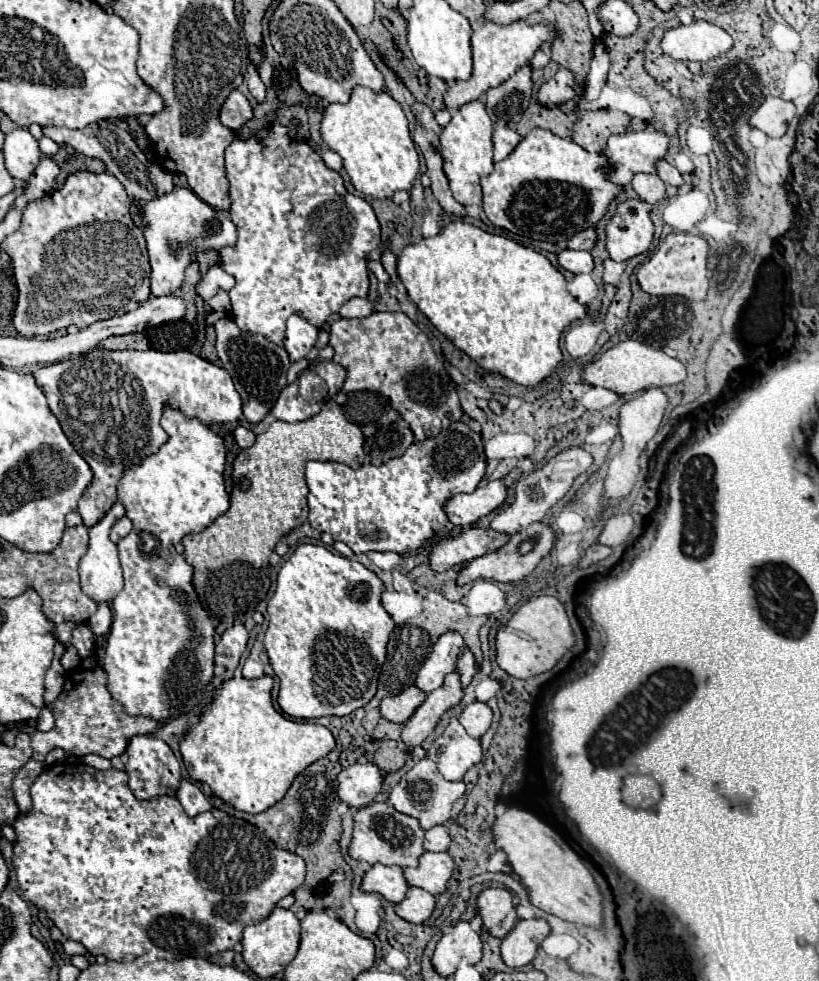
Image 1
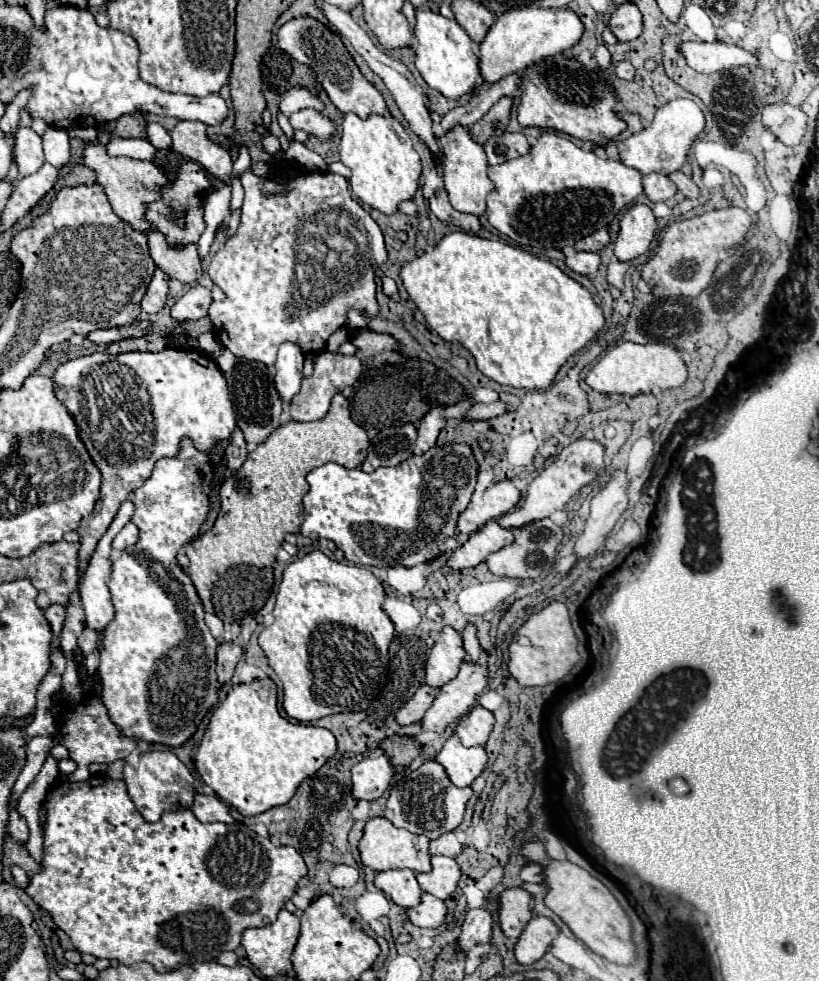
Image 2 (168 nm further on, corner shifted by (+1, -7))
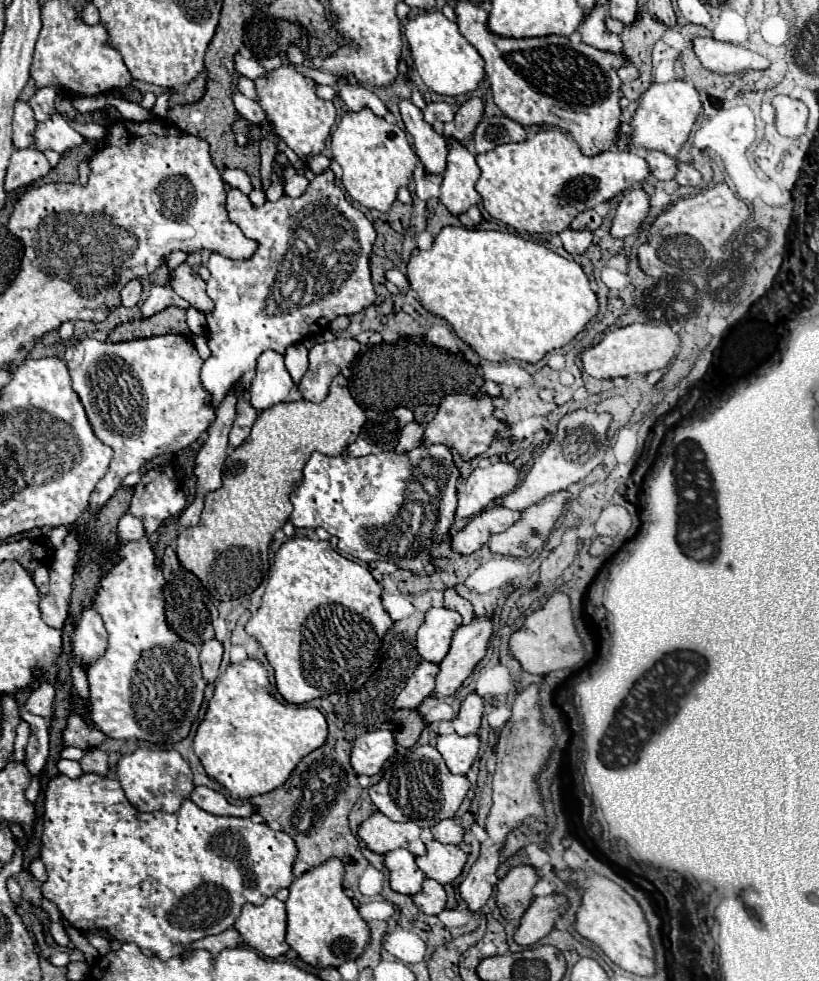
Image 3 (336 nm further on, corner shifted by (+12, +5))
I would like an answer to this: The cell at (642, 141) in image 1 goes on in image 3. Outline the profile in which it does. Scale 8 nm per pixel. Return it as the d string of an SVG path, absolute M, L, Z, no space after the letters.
M674 79L668 83L652 83L650 89L642 95L640 107L632 117L632 149L656 149L674 157L680 151L680 147L688 141L700 107L700 95L690 81Z

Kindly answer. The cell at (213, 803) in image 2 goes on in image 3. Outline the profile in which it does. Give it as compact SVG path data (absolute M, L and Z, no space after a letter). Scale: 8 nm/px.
M196 787L190 795L190 799L202 807L204 811L212 815L234 815L234 817L250 817L256 813L256 807L250 803L230 803L222 793L210 789L210 787Z

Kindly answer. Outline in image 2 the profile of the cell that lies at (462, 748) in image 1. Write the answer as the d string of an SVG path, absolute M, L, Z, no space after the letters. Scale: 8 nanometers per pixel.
M453 733L439 755L435 757L441 767L445 767L449 779L457 787L469 787L475 777L481 775L481 771L487 765L487 753L483 747L465 747L457 733Z

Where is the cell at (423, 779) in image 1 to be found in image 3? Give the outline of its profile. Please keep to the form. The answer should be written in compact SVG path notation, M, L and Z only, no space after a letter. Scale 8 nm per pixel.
M398 747L396 755L386 763L382 779L370 787L370 799L380 809L380 813L392 821L414 821L420 827L432 827L442 819L456 815L468 789L468 777L450 773L436 747Z

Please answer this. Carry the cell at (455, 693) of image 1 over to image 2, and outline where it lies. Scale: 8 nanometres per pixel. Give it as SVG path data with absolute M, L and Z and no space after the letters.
M465 661L459 669L459 675L445 683L421 719L423 731L443 733L449 723L463 717L473 705L475 697L487 687L487 669Z

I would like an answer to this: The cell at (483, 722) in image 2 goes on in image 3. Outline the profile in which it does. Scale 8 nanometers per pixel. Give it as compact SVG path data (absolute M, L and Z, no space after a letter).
M470 693L470 695L462 701L460 713L458 713L456 719L452 721L456 733L458 733L458 735L478 733L482 713L484 713L484 701L482 701L482 697L476 695L476 693Z

